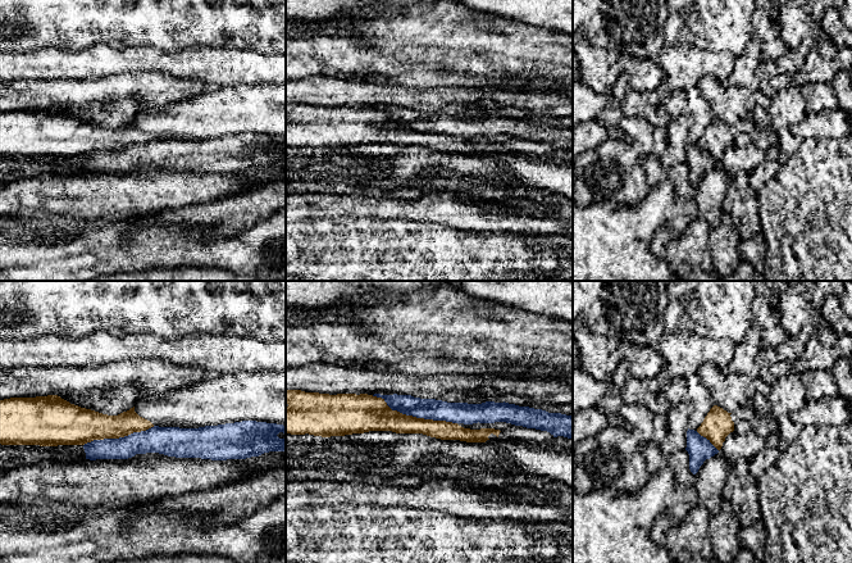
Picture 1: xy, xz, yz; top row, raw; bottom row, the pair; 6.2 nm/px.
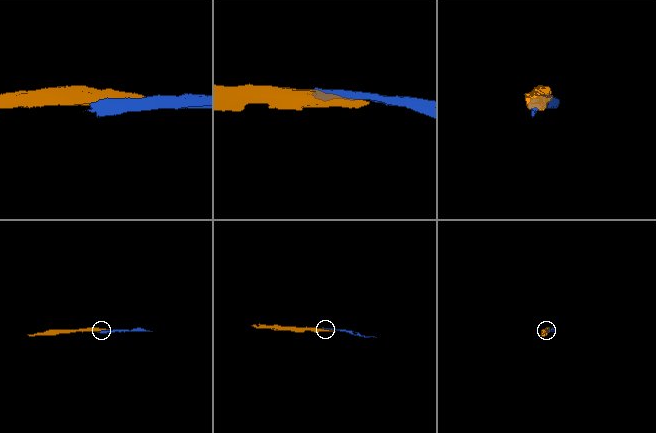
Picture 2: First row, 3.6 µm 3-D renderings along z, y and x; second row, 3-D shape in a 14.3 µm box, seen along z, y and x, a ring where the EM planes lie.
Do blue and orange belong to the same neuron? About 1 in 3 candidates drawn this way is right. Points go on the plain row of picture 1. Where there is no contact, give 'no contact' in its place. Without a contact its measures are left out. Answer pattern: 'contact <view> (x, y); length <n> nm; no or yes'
contact xz (414, 128); length 550 nm; no

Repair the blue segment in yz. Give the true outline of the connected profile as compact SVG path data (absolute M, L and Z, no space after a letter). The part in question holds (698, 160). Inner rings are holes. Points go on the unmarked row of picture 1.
M689 141L687 144L685 163L689 167L689 182L693 187L698 185L700 180L706 172L710 172L719 165L710 153L701 149L697 144Z

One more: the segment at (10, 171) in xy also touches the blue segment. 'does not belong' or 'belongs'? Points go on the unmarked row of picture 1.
does not belong

